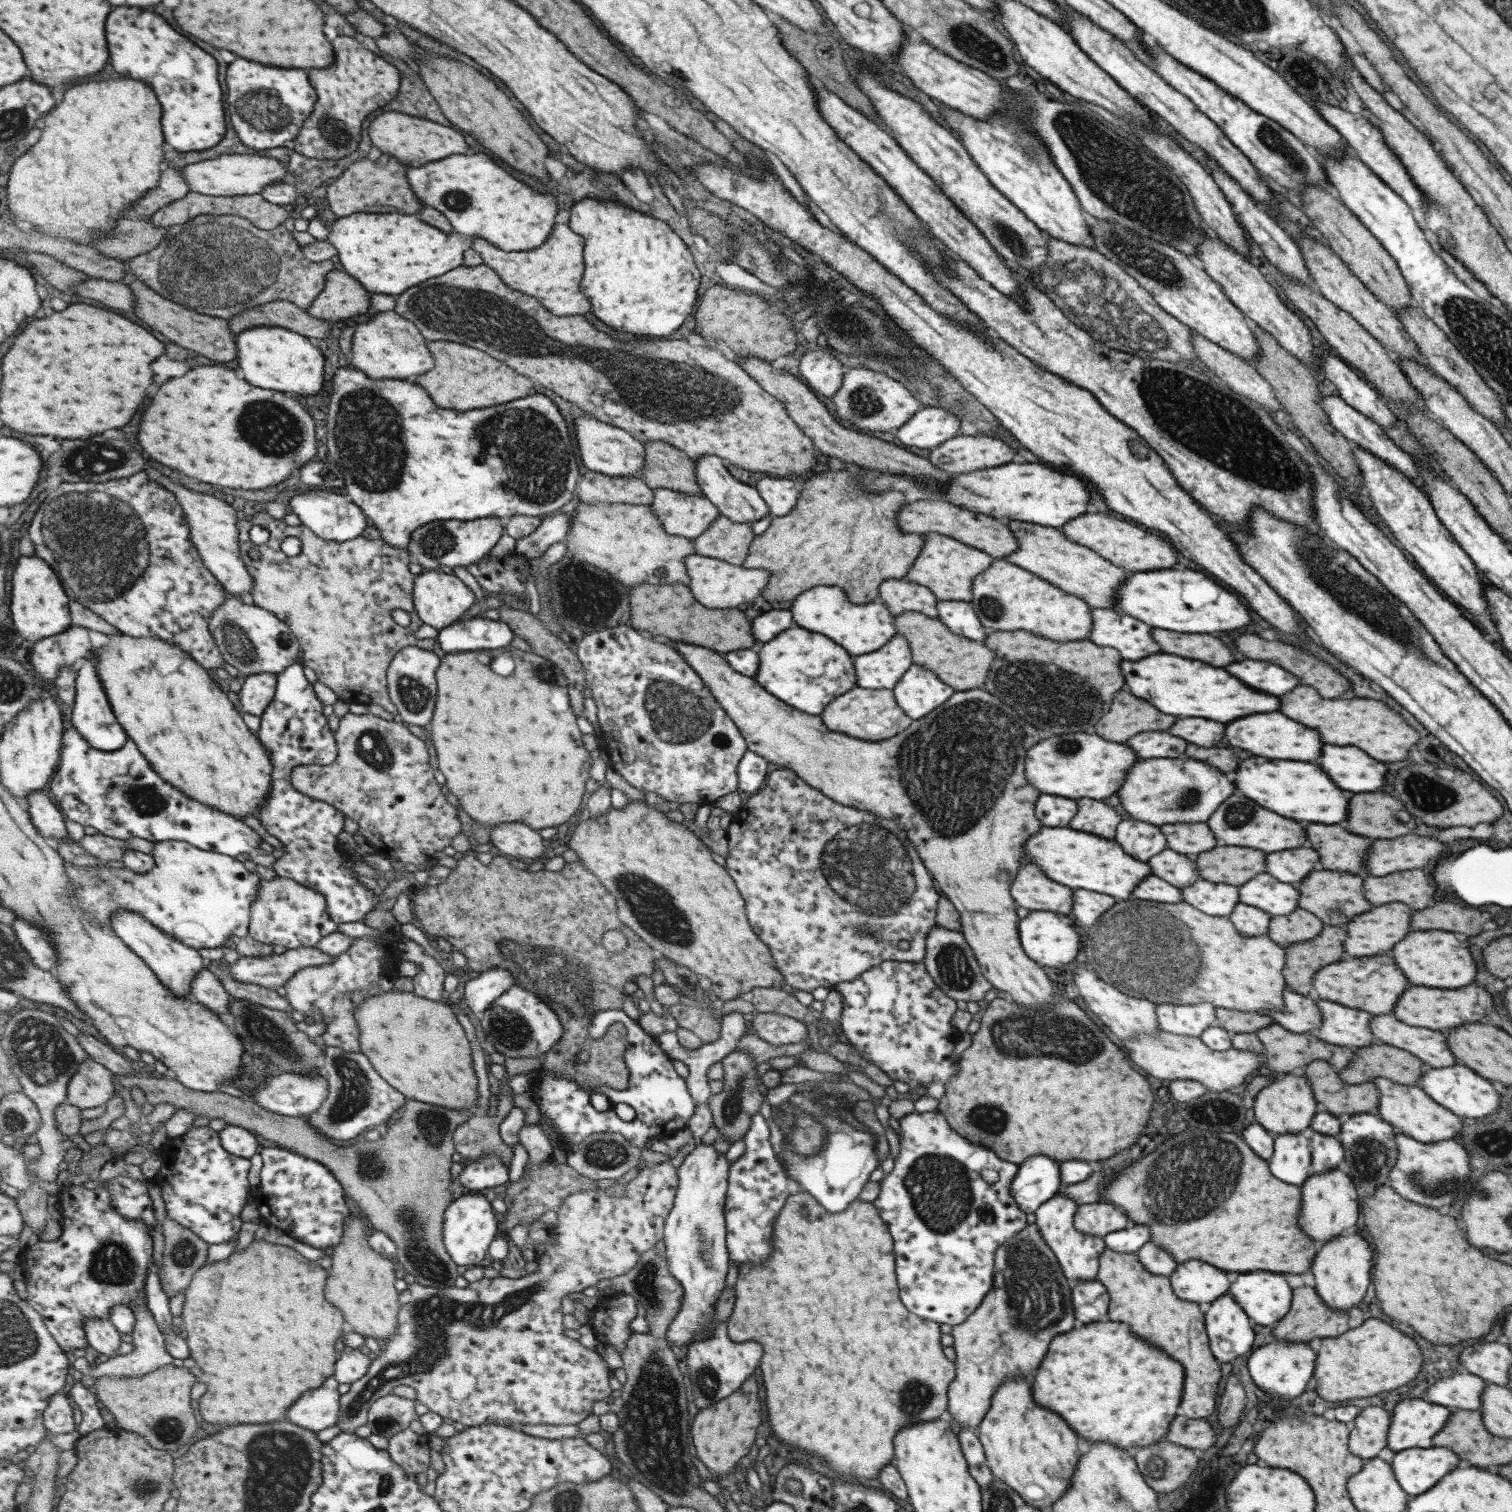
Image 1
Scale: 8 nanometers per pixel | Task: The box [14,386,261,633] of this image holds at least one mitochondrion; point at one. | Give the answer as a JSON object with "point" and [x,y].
{"point":[98,542]}

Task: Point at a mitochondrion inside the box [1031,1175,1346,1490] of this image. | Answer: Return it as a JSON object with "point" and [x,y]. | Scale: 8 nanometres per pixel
{"point":[1156,1467]}

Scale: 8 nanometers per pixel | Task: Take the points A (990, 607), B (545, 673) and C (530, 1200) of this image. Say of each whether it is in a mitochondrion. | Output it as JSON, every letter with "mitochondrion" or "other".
{"A":"mitochondrion","B":"mitochondrion","C":"other"}

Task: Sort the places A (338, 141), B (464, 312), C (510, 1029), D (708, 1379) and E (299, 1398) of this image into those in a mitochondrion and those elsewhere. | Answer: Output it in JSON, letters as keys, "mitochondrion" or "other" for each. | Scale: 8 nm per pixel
{"A":"mitochondrion","B":"mitochondrion","C":"mitochondrion","D":"mitochondrion","E":"other"}

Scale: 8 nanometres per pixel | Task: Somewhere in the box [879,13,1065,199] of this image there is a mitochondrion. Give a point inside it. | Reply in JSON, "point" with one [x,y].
{"point":[967,38]}

